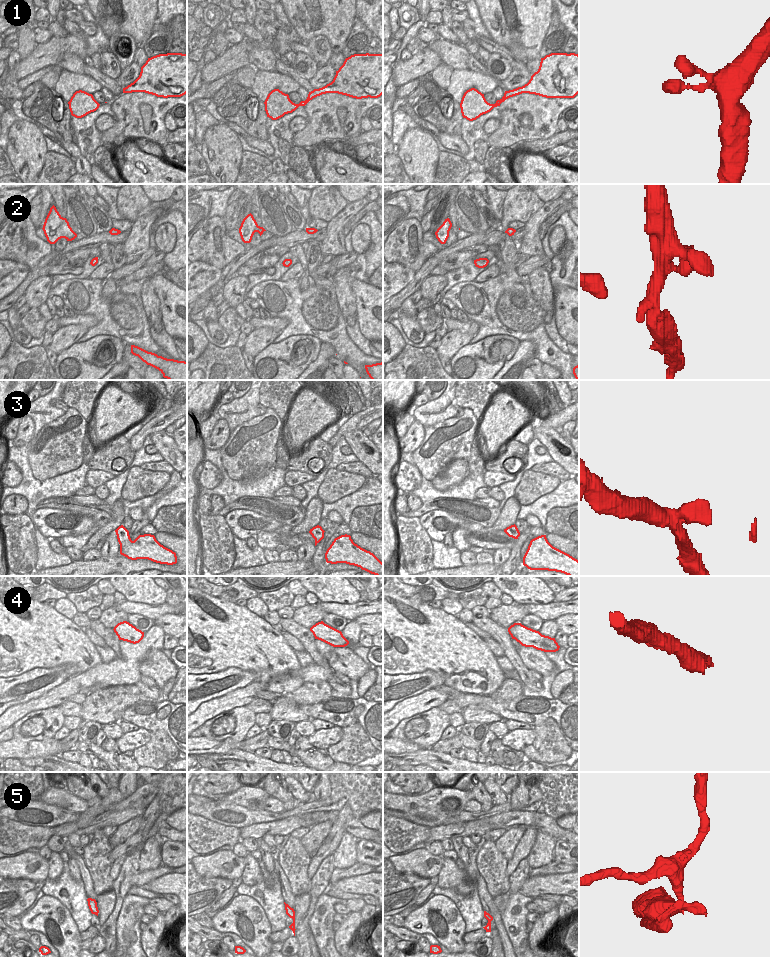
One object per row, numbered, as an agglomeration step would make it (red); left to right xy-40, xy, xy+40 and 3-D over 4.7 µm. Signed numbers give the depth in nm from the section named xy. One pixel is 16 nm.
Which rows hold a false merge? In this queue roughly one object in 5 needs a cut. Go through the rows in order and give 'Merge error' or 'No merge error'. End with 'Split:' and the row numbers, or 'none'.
1: No merge error
2: No merge error
3: No merge error
4: No merge error
5: Merge error
Split: 5.

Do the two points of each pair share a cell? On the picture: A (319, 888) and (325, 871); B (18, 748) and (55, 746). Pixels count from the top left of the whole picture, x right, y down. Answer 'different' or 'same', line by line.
A: same
B: same

